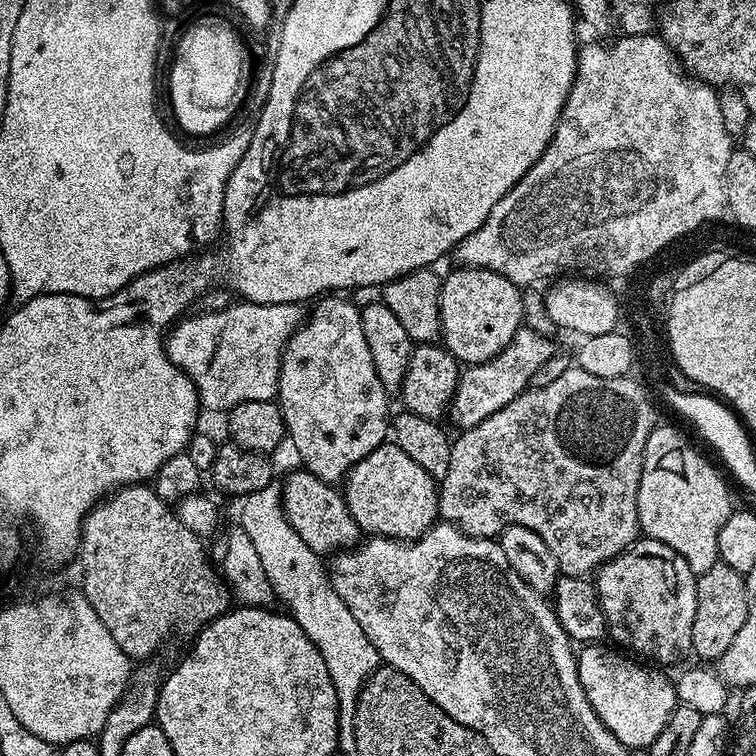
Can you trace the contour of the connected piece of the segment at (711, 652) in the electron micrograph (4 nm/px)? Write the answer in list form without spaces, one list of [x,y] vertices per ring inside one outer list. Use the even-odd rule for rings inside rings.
[[[717,562],[710,570],[699,573],[696,578],[696,609],[692,631],[692,652],[702,659],[715,662],[734,642],[734,634],[742,630],[748,617],[748,585],[738,570]]]

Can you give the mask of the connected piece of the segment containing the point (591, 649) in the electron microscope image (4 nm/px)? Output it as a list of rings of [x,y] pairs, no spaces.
[[[604,642],[583,645],[578,652],[576,672],[588,695],[590,706],[596,711],[606,730],[610,730],[610,734],[614,734],[614,738],[618,738],[618,742],[622,742],[627,748],[646,750],[652,745],[654,738],[662,734],[678,703],[673,677],[664,673],[667,671],[649,666],[631,655],[616,656],[617,649],[607,648],[606,645]]]

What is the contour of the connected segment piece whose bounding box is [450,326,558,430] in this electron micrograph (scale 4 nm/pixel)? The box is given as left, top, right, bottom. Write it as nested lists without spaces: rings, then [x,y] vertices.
[[[521,326],[497,356],[481,364],[467,365],[460,373],[460,381],[450,405],[450,417],[457,424],[457,429],[478,426],[478,422],[514,402],[514,398],[531,385],[534,374],[538,374],[538,366],[557,355],[558,348],[552,343],[549,337]]]

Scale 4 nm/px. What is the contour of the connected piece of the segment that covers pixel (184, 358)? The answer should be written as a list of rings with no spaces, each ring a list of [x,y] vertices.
[[[236,303],[240,304],[220,308],[217,312],[204,312],[201,316],[189,315],[181,319],[166,336],[166,351],[170,362],[174,362],[174,366],[181,368],[194,382],[201,409],[208,411],[209,408],[220,414],[227,413],[229,408],[242,402],[277,399],[276,384],[280,380],[280,361],[284,348],[306,319],[305,309],[299,304]]]

